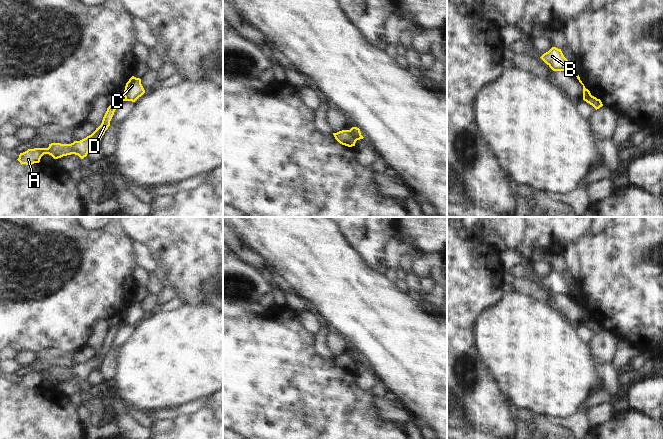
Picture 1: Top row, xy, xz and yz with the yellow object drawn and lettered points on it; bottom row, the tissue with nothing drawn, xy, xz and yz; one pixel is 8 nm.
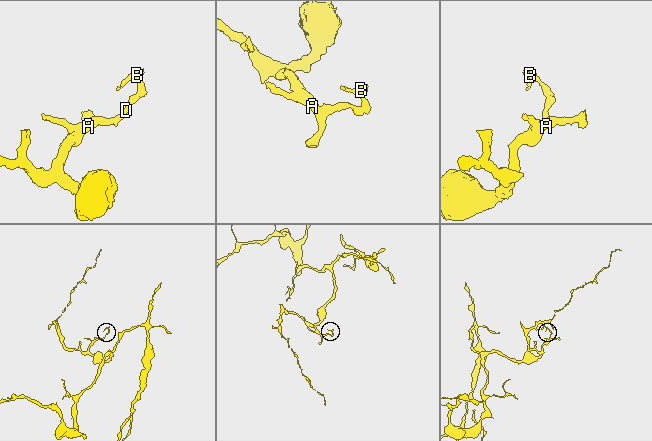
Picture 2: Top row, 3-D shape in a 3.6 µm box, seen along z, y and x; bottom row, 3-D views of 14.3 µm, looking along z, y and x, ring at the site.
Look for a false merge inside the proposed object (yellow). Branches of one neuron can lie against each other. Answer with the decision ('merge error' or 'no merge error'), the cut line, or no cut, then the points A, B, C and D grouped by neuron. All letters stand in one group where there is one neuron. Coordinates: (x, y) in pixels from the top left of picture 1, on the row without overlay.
merge error | xz (348, 354), (356, 364) | A D / B C

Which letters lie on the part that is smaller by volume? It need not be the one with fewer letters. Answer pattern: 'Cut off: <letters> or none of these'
Cut off: B, C

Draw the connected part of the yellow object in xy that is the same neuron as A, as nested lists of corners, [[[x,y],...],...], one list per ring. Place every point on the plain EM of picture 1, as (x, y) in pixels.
[[[120,323],[115,327],[111,328],[103,341],[101,349],[96,352],[96,354],[86,362],[80,365],[74,365],[71,368],[61,368],[61,367],[51,367],[48,372],[34,372],[28,373],[27,375],[20,377],[17,383],[21,388],[32,389],[34,387],[39,387],[41,381],[44,378],[51,379],[54,383],[61,382],[63,380],[75,378],[81,383],[87,380],[89,374],[97,370],[105,355],[110,350],[110,345],[114,339],[116,331],[125,325],[125,323]]]

